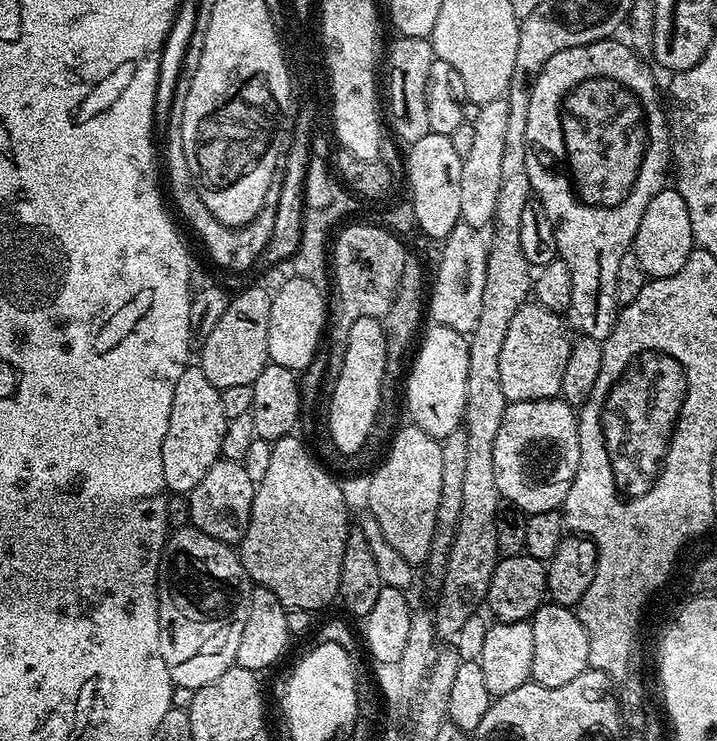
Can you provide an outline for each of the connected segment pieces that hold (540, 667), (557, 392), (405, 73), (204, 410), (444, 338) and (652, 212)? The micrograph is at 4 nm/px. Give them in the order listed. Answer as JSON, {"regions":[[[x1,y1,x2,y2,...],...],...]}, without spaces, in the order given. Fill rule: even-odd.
{"regions":[[[545,602,540,605,530,621,534,630,534,666,532,680,553,688,574,682,578,674,589,671,590,642,579,615,569,605]],[[523,304,510,318,510,330,506,330,506,342,502,342,502,358,498,358,498,374,502,377,502,394,510,402,527,400,551,400,561,395,566,362,570,357,573,337,568,337,569,325,565,317,551,312,541,304]],[[397,35,396,41,386,48,386,68,388,64,388,104,386,100,386,120,392,123,391,135,401,145,410,146,418,138,426,138,430,132,430,118,426,114,428,79,434,59,431,39,423,36]],[[190,366,174,386,174,402,170,406,170,426,162,442,162,478,164,487,172,494,190,494,206,470,221,459,222,434,226,434,228,419,222,414,220,389,206,378,199,366]],[[432,324,429,329,419,341,420,353,413,364,411,361,410,371,406,376,406,412,408,408,408,416,412,419,409,421,415,427,442,441,446,434,454,434,454,430,458,430,464,423,466,378,470,366,468,336,441,324]],[[665,186,661,188,654,198,650,198,650,206,642,214,642,222,638,222,636,237,632,240,631,251,638,258,638,266,653,280,666,278,670,274,678,274,682,266,686,266,686,258,690,258,694,241,692,239,692,223,690,222,690,210,686,210,686,198,675,186]]]}

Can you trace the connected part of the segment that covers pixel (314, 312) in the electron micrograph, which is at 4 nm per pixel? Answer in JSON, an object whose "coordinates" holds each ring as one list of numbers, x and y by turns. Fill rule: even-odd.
{"coordinates":[[293,275,280,289,272,292,272,305,270,306,270,334,268,335,268,358,278,366,286,366,291,372,297,374,310,366,314,354,322,346,324,336,324,323,328,320,328,304,324,301,325,289,314,286,314,282,306,282,306,278]]}

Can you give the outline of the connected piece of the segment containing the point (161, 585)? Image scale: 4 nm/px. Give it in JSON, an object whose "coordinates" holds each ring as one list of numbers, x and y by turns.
{"coordinates":[[193,528,175,529,164,541,164,551,160,553,160,567,156,574,156,601,158,602,158,626,160,627,160,649,162,662,166,662,166,670,170,670,170,678,175,686,190,686,198,689,214,682,214,678,236,664,238,638,242,638,242,626,246,626,246,614,250,610,250,594,254,585,248,571,242,566,237,549,230,544,218,542,218,538,210,538,210,534,202,534,202,530]]}

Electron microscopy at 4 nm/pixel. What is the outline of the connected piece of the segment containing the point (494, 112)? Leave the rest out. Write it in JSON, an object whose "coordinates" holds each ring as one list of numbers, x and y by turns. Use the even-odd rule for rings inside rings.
{"coordinates":[[507,99,482,104,478,122,474,122,474,146,462,162,461,221,481,230,487,229,498,206,498,190,502,186,502,150,506,147,506,121,510,118]]}

